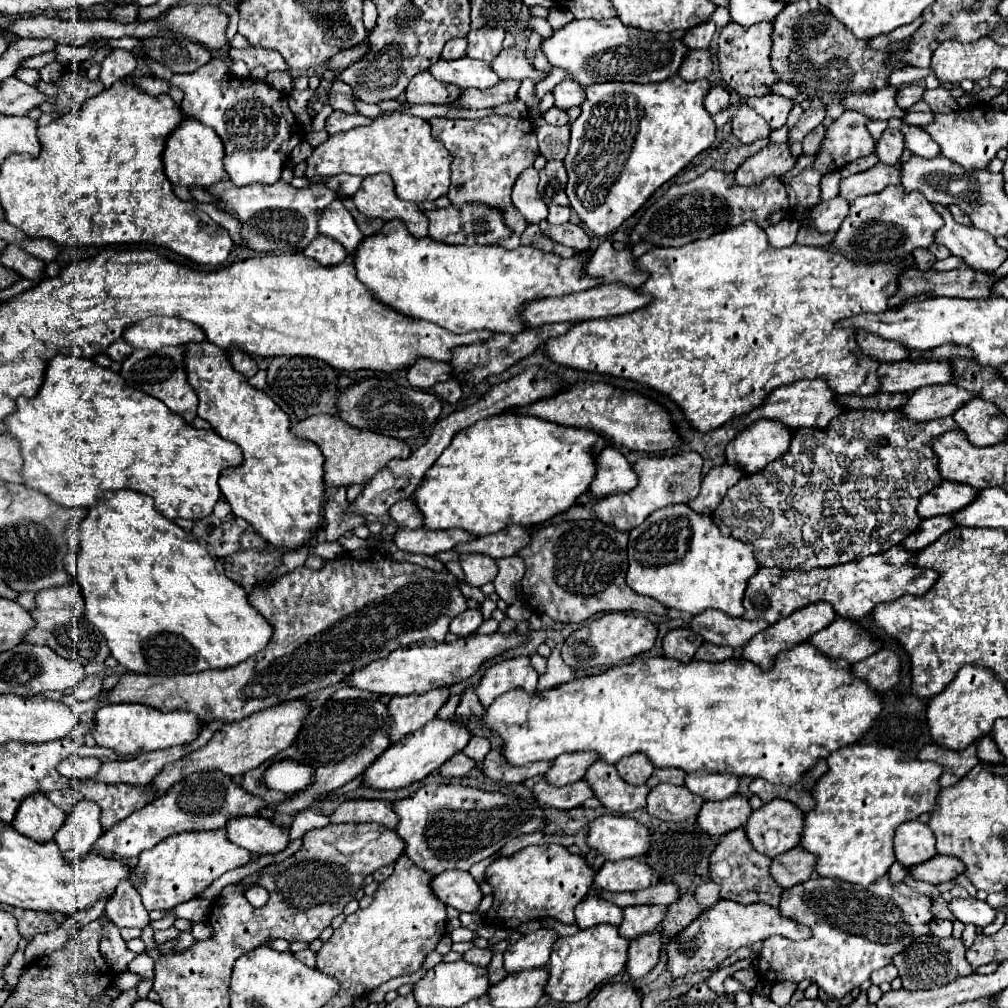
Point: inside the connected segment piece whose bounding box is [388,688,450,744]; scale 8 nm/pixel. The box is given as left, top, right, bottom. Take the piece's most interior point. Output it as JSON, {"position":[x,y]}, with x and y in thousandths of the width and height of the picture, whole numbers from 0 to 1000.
{"position":[406,707]}

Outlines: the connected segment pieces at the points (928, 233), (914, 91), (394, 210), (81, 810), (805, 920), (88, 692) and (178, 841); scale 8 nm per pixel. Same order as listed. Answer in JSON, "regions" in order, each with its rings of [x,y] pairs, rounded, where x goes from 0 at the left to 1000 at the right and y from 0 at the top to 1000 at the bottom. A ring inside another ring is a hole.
{"regions":[[[[881,185],[871,192],[845,200],[843,212],[829,230],[825,244],[849,260],[889,260],[903,256],[907,246],[921,246],[935,222],[935,214],[913,190],[897,190],[895,185]]],[[[903,83],[903,85],[897,85],[891,89],[891,95],[889,95],[889,103],[897,109],[901,109],[905,103],[909,103],[911,99],[915,99],[915,93],[917,93],[917,85],[911,85],[911,83]]],[[[385,173],[363,175],[349,198],[355,210],[365,216],[377,216],[381,220],[397,216],[411,236],[421,236],[425,232],[425,216],[415,202],[401,200],[393,194],[391,181]]],[[[81,794],[65,812],[63,819],[56,825],[54,835],[60,839],[60,845],[67,851],[67,855],[79,855],[79,851],[91,843],[91,837],[101,827],[97,812],[99,802],[93,796]]],[[[881,869],[871,871],[865,875],[865,879],[845,879],[841,875],[833,873],[823,873],[823,871],[804,871],[798,877],[792,877],[784,883],[778,883],[776,895],[774,895],[774,907],[780,911],[786,911],[790,915],[800,917],[806,923],[806,931],[798,935],[786,935],[774,929],[766,929],[758,933],[756,944],[754,944],[754,954],[750,960],[750,966],[756,974],[768,976],[768,974],[796,974],[798,970],[806,970],[812,980],[815,980],[823,990],[837,990],[845,980],[853,978],[855,974],[863,972],[863,966],[879,956],[885,954],[887,946],[893,946],[907,931],[915,927],[925,927],[923,925],[923,907],[925,893],[909,883],[905,883],[901,877],[885,877]]],[[[85,671],[79,675],[79,681],[75,681],[75,694],[85,696],[89,692],[95,692],[101,687],[101,673],[99,671]]],[[[222,821],[212,825],[183,825],[161,833],[149,843],[143,843],[129,875],[141,889],[141,897],[145,899],[145,903],[169,903],[181,895],[198,889],[222,865],[246,855],[246,843],[230,837]]]]}

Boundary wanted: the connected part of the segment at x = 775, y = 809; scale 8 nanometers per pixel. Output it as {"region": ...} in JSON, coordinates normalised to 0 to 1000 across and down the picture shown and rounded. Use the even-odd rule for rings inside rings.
{"region":[[[766,794],[766,796],[758,798],[754,804],[748,804],[740,815],[740,827],[746,835],[746,839],[754,847],[760,847],[764,851],[794,839],[796,821],[798,821],[798,806],[780,794]]]}

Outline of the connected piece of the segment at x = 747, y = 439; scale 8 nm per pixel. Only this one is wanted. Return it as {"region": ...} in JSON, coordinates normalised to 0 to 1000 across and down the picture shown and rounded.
{"region":[[[746,419],[740,423],[720,444],[720,458],[736,464],[740,470],[754,468],[760,460],[768,458],[776,450],[782,448],[786,437],[786,427],[778,427],[778,423],[770,423],[770,419]]]}

